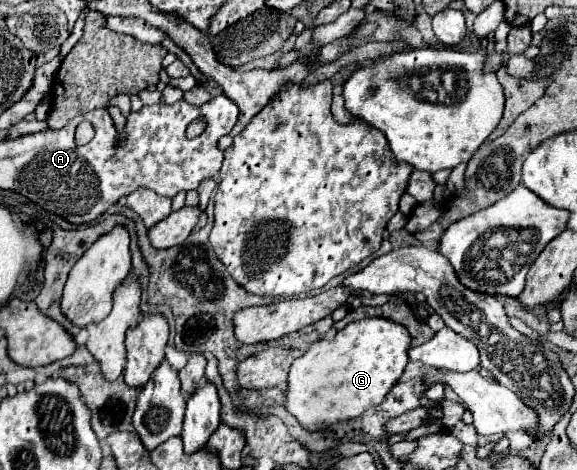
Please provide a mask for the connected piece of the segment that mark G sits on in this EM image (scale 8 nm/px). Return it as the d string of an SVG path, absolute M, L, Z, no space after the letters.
M366 318L360 322L348 324L344 330L338 330L332 340L316 340L310 344L308 352L292 362L288 374L288 400L286 408L296 416L296 420L308 430L320 430L334 422L362 416L370 406L380 404L388 392L394 388L408 364L408 348L412 336L406 326L394 324L390 318Z

